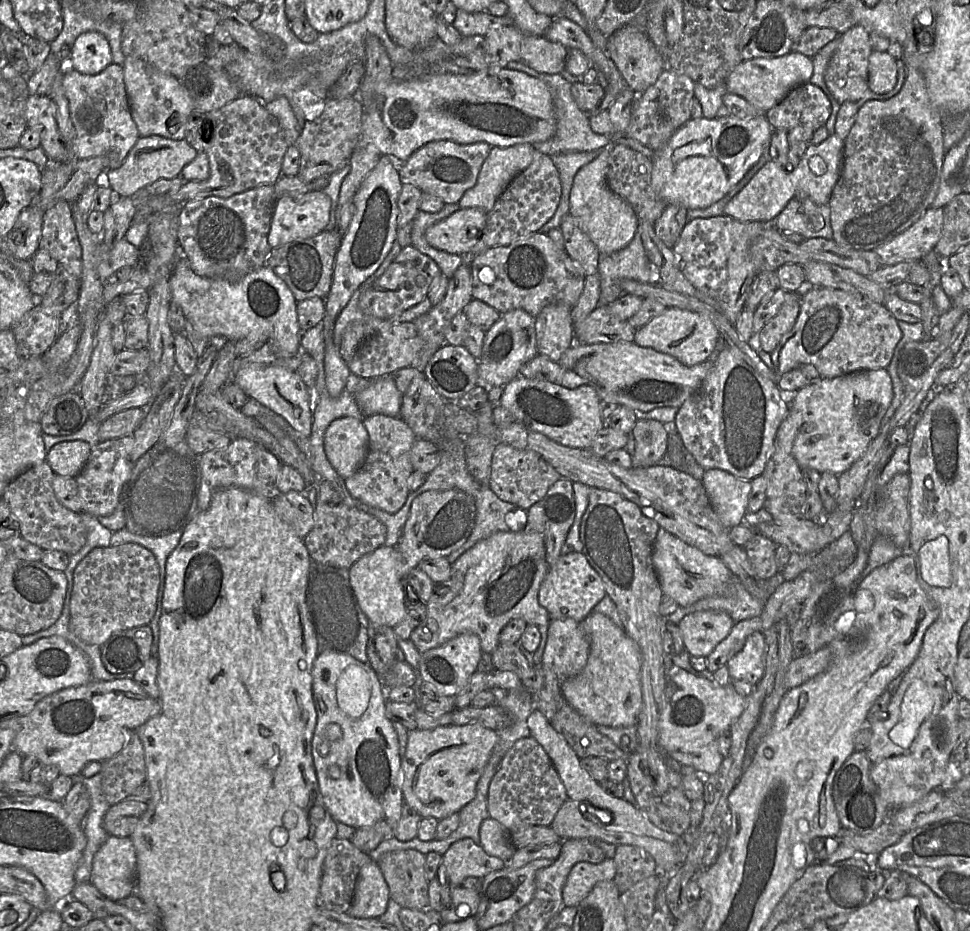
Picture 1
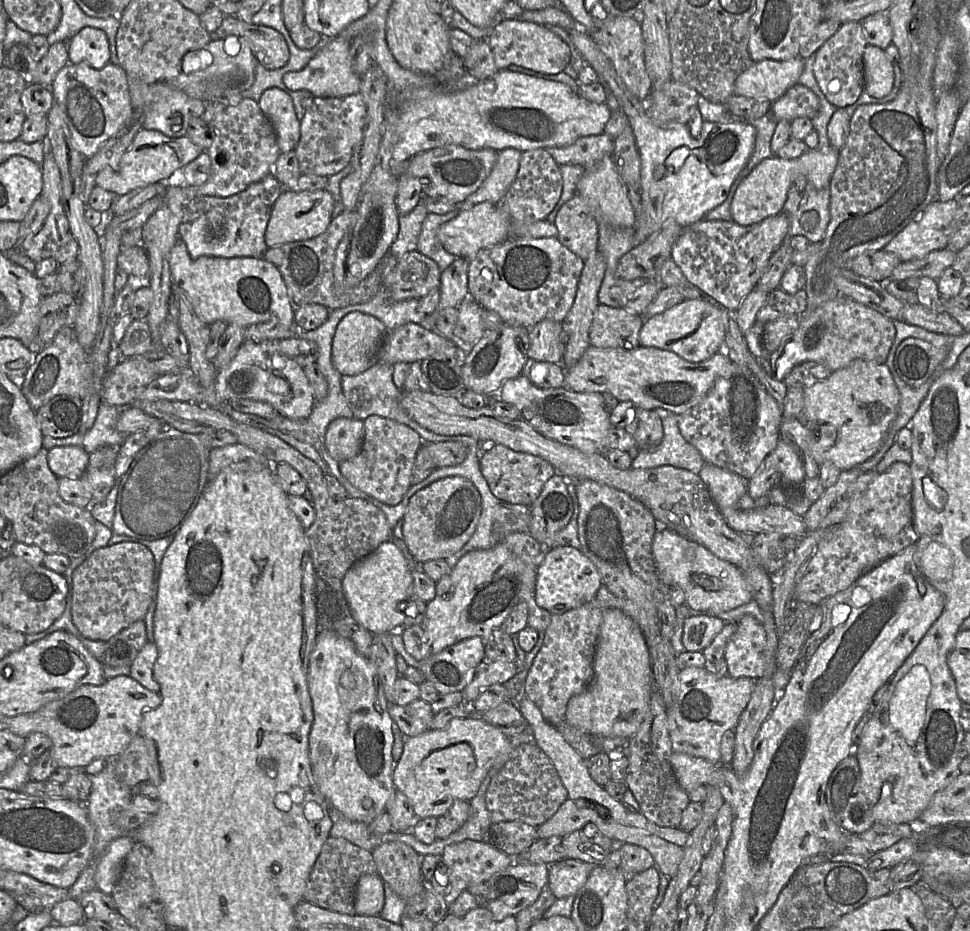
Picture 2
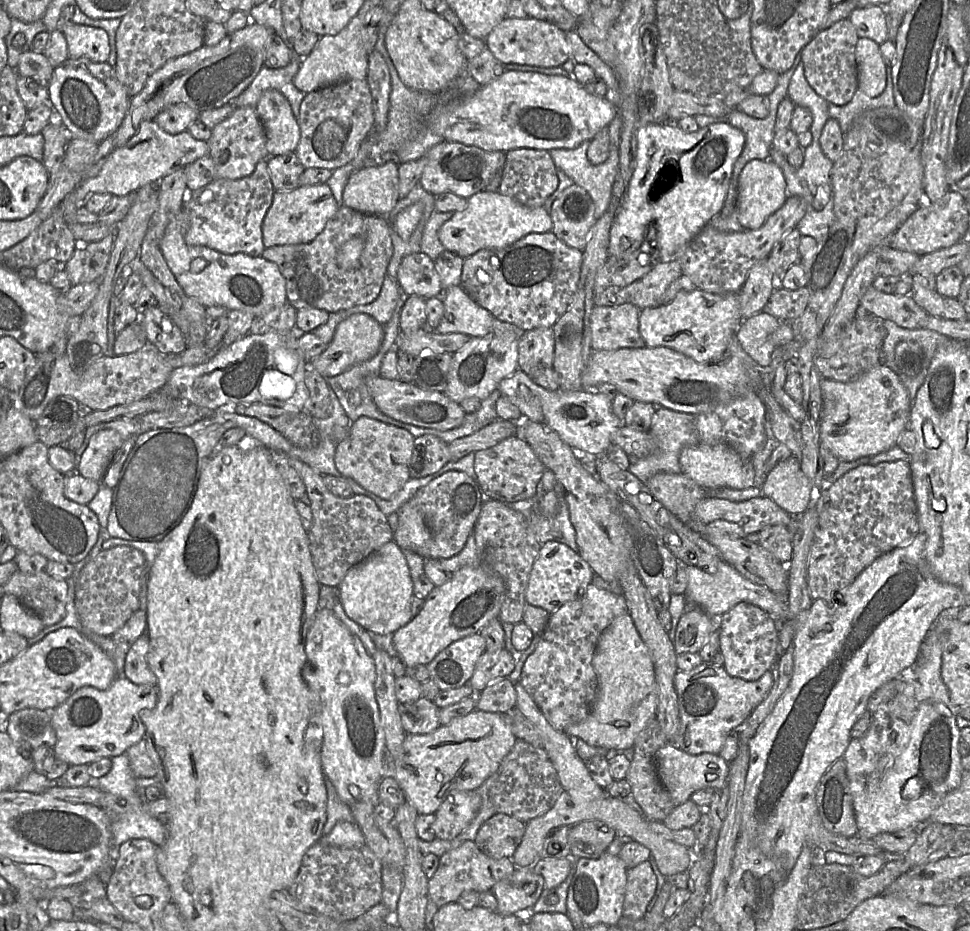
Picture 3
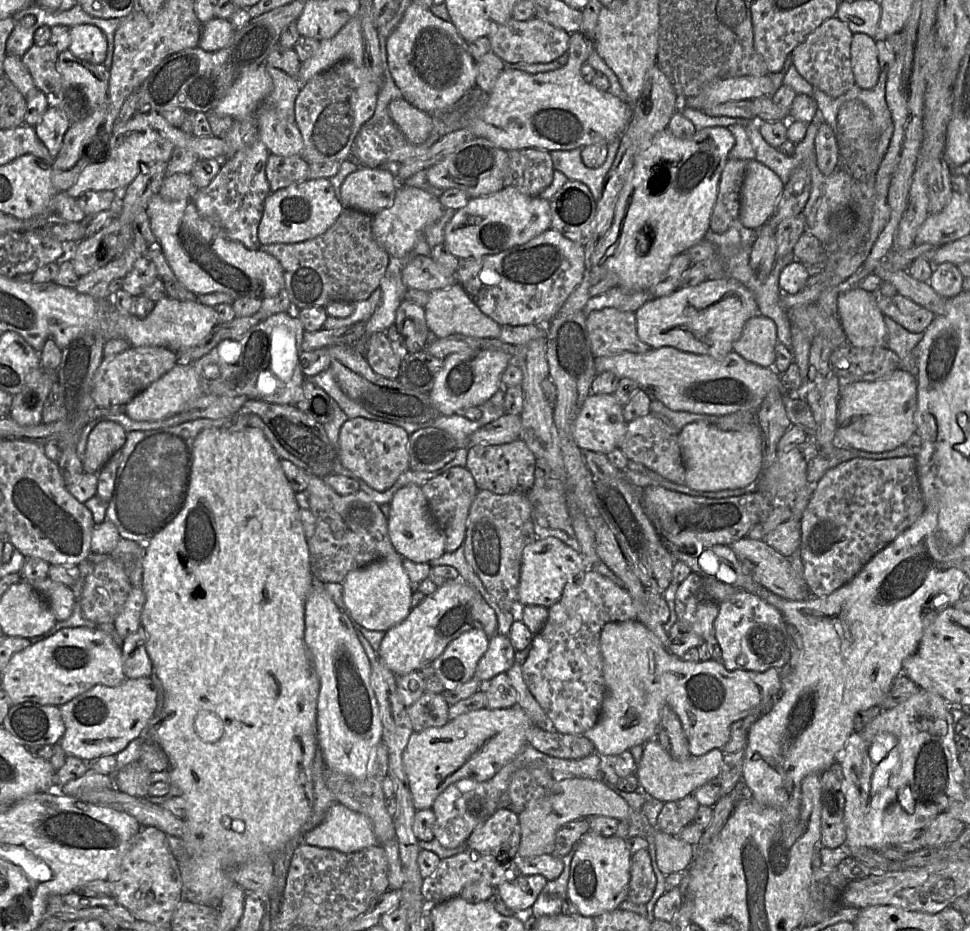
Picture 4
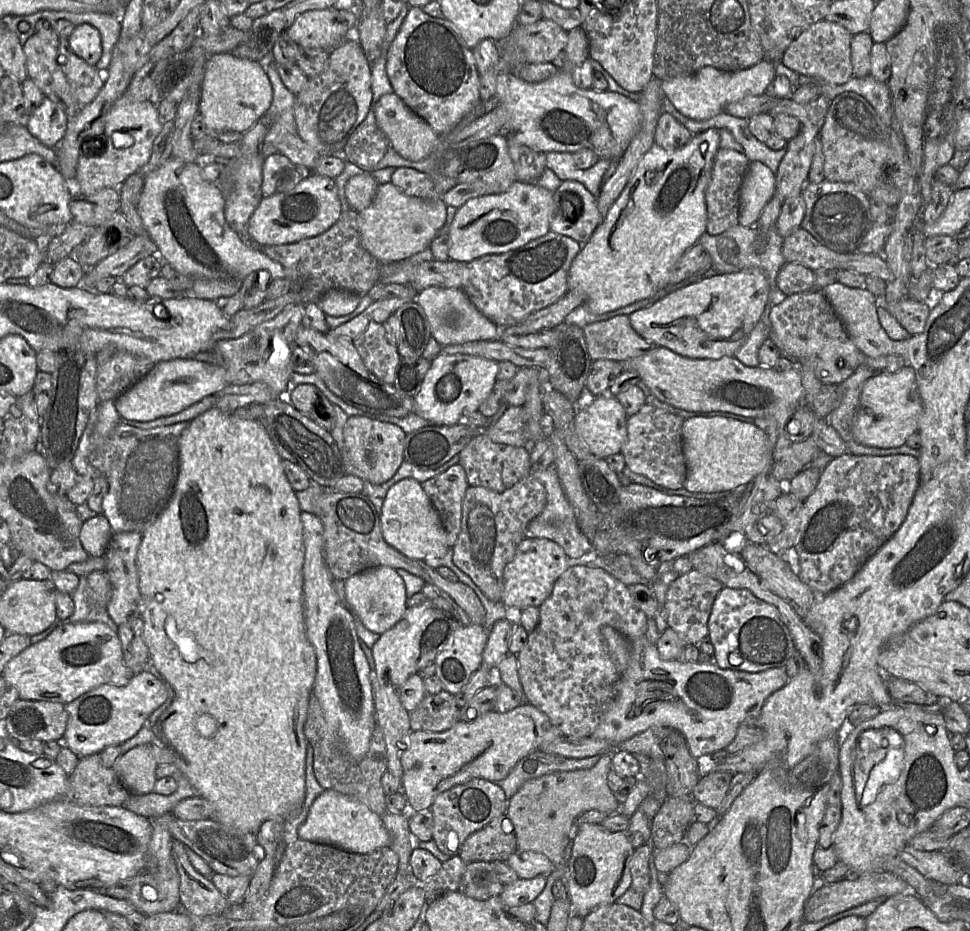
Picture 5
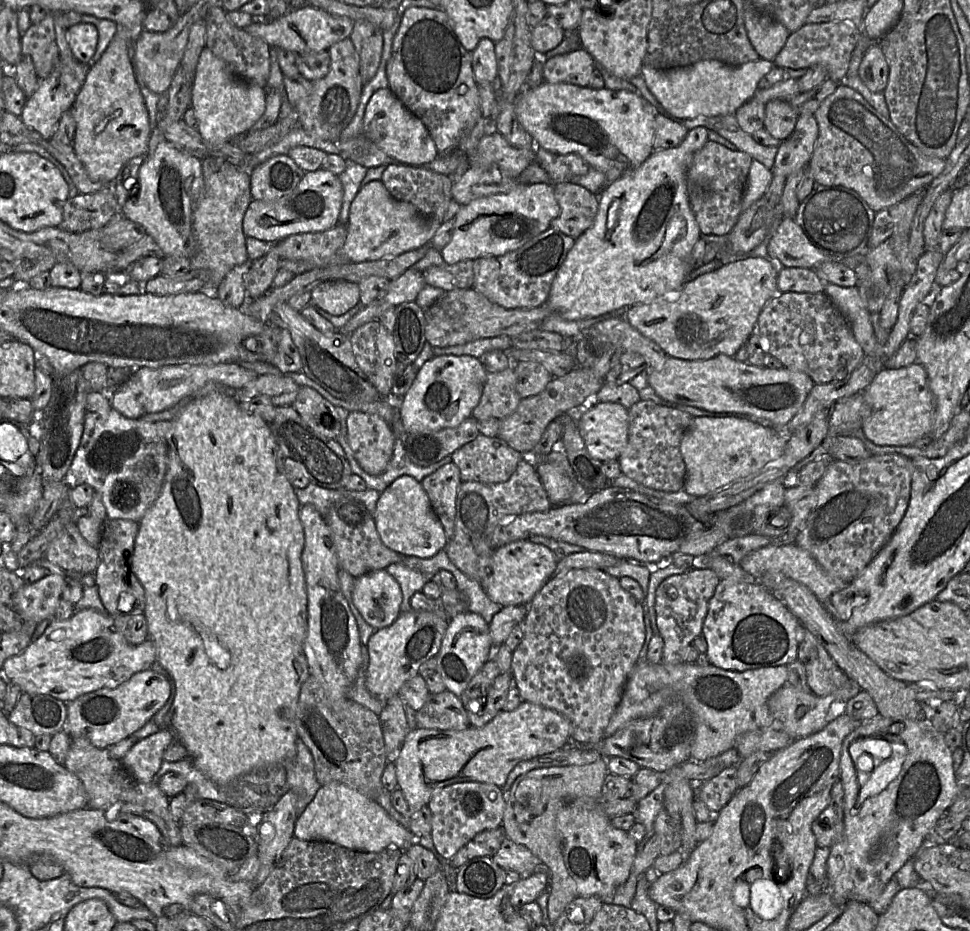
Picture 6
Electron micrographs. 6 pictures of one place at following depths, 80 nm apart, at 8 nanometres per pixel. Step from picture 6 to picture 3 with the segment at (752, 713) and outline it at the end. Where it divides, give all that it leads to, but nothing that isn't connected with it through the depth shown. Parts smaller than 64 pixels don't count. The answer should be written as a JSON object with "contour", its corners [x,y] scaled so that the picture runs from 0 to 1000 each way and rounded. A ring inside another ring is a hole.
{"contour":[[[648,657],[635,663],[620,680],[610,714],[616,730],[613,753],[607,768],[601,774],[588,779],[585,782],[585,788],[590,794],[600,794],[609,801],[623,802],[627,806],[643,807],[652,803],[657,789],[676,771],[678,738],[670,701]],[[724,711],[710,721],[699,720],[695,736],[701,779],[698,788],[689,798],[712,811],[741,810],[751,787],[764,779],[793,745],[798,726],[794,720],[780,730],[770,731],[753,726],[746,716]]]}

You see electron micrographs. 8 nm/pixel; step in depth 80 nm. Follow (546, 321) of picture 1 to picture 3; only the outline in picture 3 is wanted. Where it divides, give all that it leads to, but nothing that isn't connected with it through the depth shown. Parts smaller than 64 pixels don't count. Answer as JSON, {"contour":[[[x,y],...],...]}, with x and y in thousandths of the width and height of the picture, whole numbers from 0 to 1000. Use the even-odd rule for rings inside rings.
{"contour":[[[569,351],[545,354],[535,366],[534,395],[548,407],[548,396],[552,394],[570,394],[571,377]]]}

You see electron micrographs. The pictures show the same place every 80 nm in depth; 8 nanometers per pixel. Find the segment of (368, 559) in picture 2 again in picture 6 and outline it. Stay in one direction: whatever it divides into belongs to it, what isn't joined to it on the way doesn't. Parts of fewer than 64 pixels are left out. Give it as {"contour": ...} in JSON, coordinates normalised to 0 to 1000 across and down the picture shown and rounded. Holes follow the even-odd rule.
{"contour":[[[398,611],[366,621],[364,647],[374,665],[387,677],[402,672],[413,660],[414,635]]]}

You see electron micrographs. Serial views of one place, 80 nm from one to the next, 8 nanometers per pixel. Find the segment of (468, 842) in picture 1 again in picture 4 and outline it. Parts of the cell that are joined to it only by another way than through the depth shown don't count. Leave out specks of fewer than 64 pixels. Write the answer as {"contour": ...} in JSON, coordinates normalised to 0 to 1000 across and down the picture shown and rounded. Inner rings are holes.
{"contour":[[[485,912],[469,919],[455,923],[453,930],[435,948],[435,961],[441,973],[458,969],[464,965],[474,961],[478,953],[490,947],[499,947],[508,953],[530,945],[535,941],[535,934],[529,924],[513,926],[490,917]]]}

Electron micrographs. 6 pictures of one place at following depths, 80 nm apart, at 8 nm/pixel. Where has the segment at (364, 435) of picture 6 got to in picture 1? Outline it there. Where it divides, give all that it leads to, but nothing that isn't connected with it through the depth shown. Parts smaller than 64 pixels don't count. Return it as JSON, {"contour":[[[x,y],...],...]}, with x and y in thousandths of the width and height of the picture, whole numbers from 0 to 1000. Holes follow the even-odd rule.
{"contour":[[[384,446],[374,450],[380,467],[380,484],[374,501],[356,516],[363,534],[384,545],[406,552],[418,541],[422,532],[421,515],[427,504],[423,489],[430,472],[413,448]]]}

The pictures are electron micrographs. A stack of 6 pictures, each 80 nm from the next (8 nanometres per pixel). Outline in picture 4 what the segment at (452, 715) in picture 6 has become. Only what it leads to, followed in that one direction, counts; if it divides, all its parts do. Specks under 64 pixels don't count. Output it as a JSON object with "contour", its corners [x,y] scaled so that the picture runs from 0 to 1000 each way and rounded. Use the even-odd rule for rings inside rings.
{"contour":[[[437,744],[426,757],[419,759],[426,785],[459,779],[463,774],[463,758],[456,744]]]}

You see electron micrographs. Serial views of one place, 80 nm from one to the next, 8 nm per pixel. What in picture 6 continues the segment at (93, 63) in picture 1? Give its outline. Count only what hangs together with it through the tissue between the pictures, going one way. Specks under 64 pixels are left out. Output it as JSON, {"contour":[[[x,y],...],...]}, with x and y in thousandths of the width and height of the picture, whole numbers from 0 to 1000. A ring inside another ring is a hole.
{"contour":[[[82,24],[69,31],[68,40],[76,61],[81,67],[93,70],[100,55],[100,30],[93,25]]]}

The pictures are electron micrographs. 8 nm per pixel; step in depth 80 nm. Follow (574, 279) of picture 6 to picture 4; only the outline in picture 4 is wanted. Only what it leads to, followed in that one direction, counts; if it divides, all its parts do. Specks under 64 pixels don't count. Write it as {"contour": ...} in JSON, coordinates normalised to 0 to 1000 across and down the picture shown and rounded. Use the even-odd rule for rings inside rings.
{"contour":[[[730,136],[709,149],[698,148],[687,139],[677,144],[654,174],[635,218],[630,244],[610,270],[610,287],[635,293],[637,307],[646,313],[669,313],[675,307],[698,275],[726,257],[732,243],[743,187],[757,155],[758,148],[751,136]],[[668,249],[673,251],[670,266],[667,272],[660,272],[659,263]]]}

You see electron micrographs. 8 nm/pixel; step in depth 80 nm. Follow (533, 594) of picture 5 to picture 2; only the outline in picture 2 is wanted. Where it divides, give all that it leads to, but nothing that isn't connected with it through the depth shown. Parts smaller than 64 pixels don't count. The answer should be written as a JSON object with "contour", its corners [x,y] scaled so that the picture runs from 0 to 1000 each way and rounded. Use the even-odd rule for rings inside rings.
{"contour":[[[589,586],[565,588],[553,611],[552,646],[568,660],[580,660],[611,644],[620,627],[614,608],[598,590]]]}

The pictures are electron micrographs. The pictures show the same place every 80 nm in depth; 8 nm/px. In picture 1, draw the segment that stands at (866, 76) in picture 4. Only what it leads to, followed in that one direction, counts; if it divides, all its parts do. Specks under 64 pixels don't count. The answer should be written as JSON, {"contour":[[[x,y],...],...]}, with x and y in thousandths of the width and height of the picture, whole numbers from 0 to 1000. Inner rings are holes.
{"contour":[[[899,55],[896,60],[895,92],[903,101],[918,99],[925,88],[925,72],[914,56]]]}

